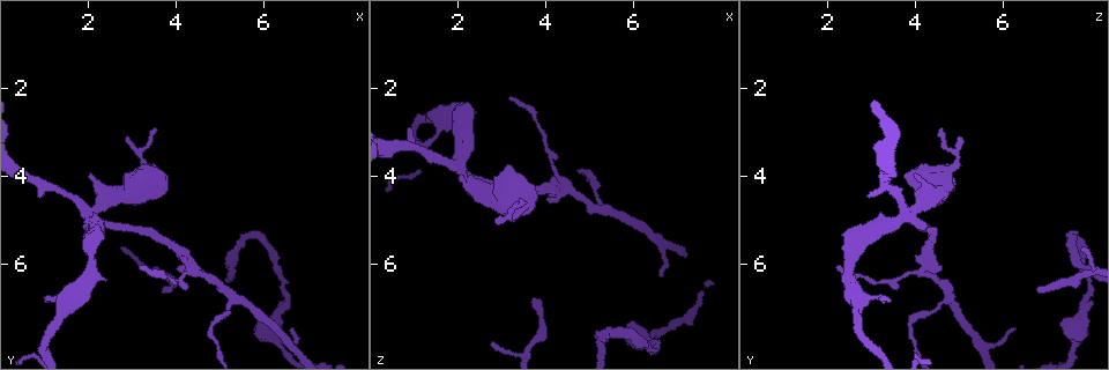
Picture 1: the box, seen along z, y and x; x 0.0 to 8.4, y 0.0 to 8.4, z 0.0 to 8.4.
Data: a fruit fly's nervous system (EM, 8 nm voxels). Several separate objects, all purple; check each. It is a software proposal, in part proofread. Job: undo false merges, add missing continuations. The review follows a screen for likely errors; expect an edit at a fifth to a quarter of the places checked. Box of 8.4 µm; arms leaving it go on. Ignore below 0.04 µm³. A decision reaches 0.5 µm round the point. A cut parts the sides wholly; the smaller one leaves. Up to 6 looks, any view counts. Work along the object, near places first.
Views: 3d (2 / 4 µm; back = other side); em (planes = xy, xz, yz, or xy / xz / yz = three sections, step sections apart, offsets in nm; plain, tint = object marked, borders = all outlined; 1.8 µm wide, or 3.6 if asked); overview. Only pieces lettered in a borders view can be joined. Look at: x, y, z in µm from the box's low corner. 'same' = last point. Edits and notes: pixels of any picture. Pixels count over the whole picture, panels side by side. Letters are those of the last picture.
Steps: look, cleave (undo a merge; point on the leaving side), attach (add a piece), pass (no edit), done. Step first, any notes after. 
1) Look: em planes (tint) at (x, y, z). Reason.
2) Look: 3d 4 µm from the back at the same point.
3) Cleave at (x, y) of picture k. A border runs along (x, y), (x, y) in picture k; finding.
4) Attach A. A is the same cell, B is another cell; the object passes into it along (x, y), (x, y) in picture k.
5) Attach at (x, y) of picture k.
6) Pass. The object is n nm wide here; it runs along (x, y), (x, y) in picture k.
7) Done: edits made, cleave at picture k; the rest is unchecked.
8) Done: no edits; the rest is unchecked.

Look: em planes (borders) at (6.30, 7.10, 7.80). Calibre changes.

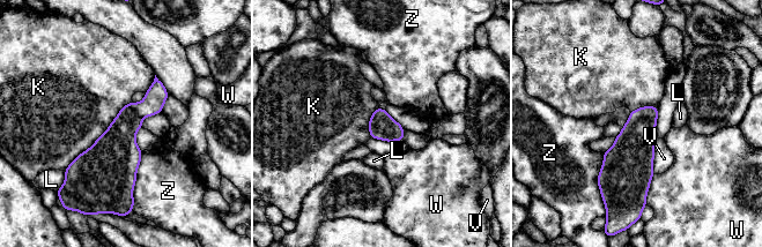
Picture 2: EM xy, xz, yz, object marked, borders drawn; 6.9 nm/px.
Pass. K, L, V, W and Z are other cells; a border runs along (132, 100), (64, 170) in picture 2; one cell here.

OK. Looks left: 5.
Look: 3d 2 µm at (5.60, 5.30, 7.55). Sharp bend.

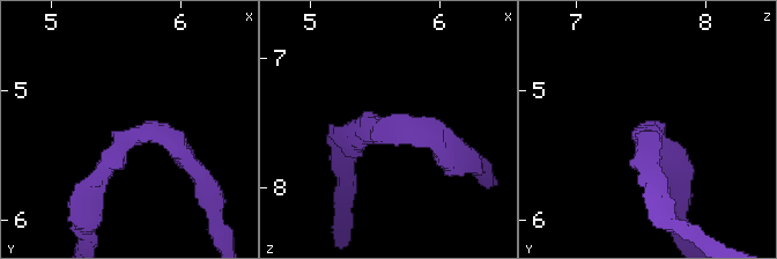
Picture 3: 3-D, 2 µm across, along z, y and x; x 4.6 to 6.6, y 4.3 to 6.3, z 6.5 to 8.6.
Look: em xz step 4 (borders) at (5.58, 5.36, 7.58). Now the EM.

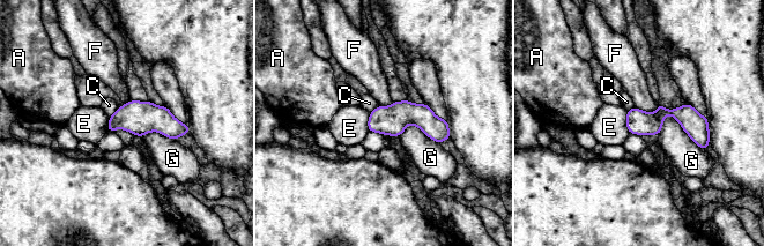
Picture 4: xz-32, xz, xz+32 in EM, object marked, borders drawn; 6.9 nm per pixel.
Pass. The object is 170 nm wide here; A, C, E, F and G are other cells; it runs along (629, 113), (675, 112), (706, 141) in picture 4; continuous, no second cell.

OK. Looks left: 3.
Look: em 3.6 µm planes (tint) at (2.20, 4.70, 4.05). Four or more arms meet.

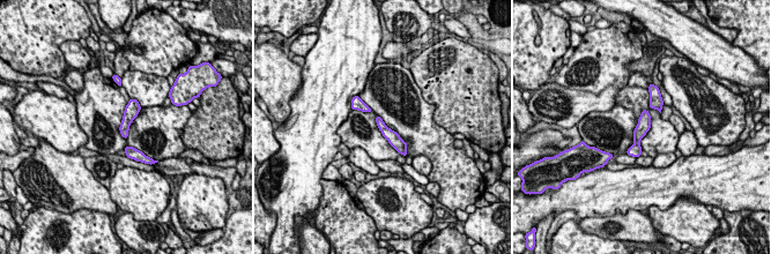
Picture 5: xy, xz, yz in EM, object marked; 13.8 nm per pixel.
Look: em 3.6 µm planes (borders) at the same point. What lies round it.

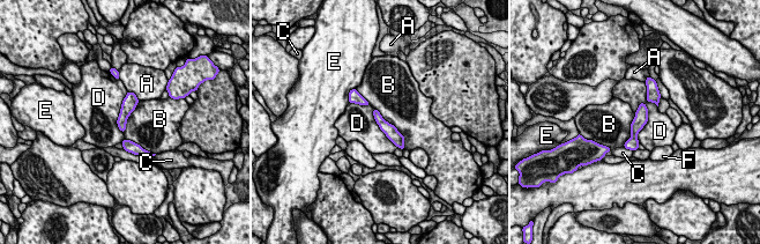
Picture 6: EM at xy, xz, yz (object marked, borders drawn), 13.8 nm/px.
Cleave at (632, 143) of picture 6. The object is 160 nm wide here; the longest contact is with B, 750 nm; A, B, C, D, E and F are other cells; a second cell is stuck on.

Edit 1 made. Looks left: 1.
Done: edits made, cleave at picture 6; the rest is unchecked.

